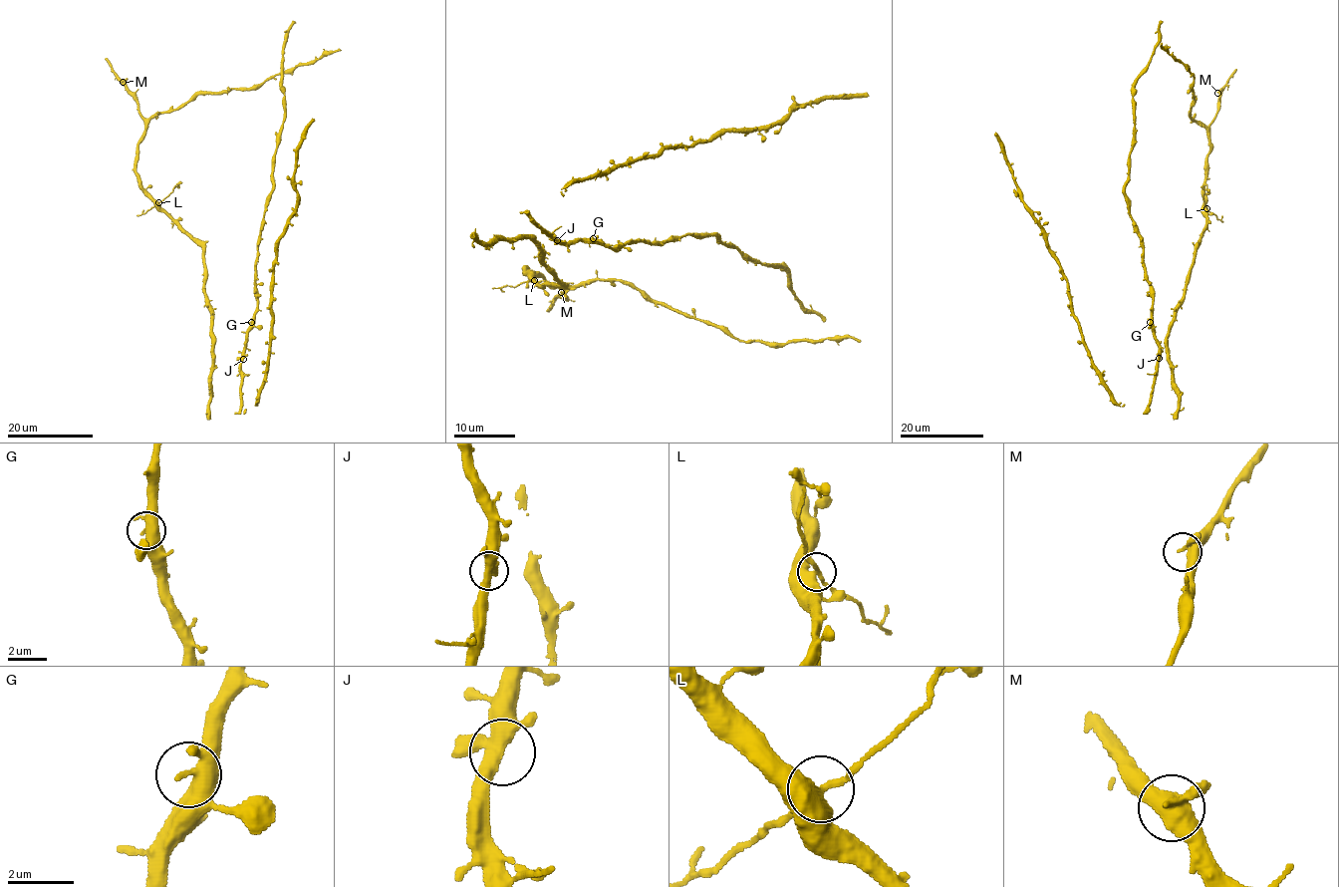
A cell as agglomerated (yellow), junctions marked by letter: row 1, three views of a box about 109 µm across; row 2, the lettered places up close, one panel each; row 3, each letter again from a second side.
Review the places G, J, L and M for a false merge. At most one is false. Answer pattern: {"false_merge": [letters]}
{"false_merge": ["L"]}

